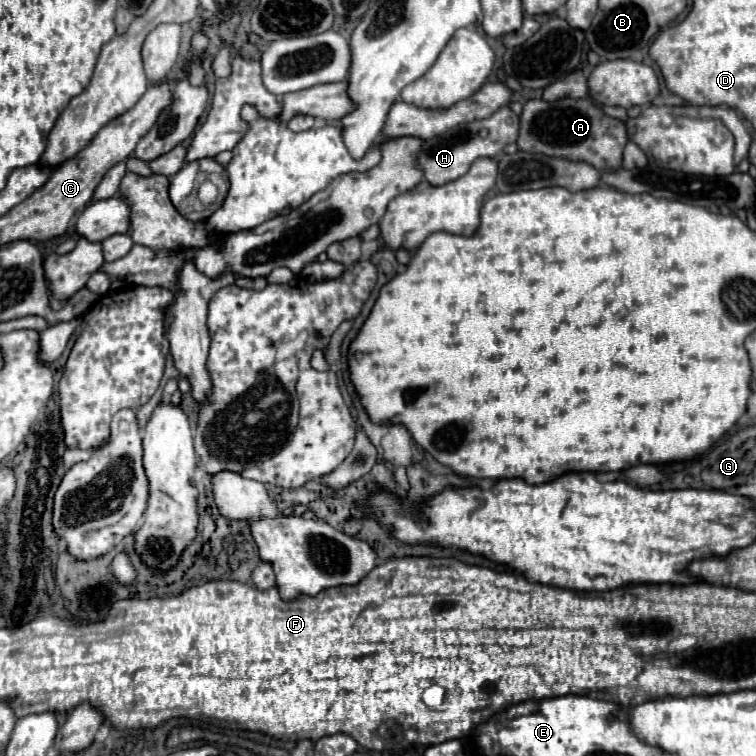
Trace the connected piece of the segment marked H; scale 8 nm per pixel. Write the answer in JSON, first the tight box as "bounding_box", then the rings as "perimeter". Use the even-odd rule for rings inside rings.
{"bounding_box":[415,106,519,186],"perimeter":[[[503,106],[489,118],[467,122],[463,126],[455,126],[455,128],[443,132],[441,136],[425,140],[423,148],[415,156],[415,166],[419,170],[423,170],[423,178],[427,184],[443,186],[445,182],[451,182],[451,180],[463,176],[477,158],[497,158],[501,154],[503,146],[517,140],[517,132],[519,132],[519,116],[513,114],[509,110],[509,106]]]}

